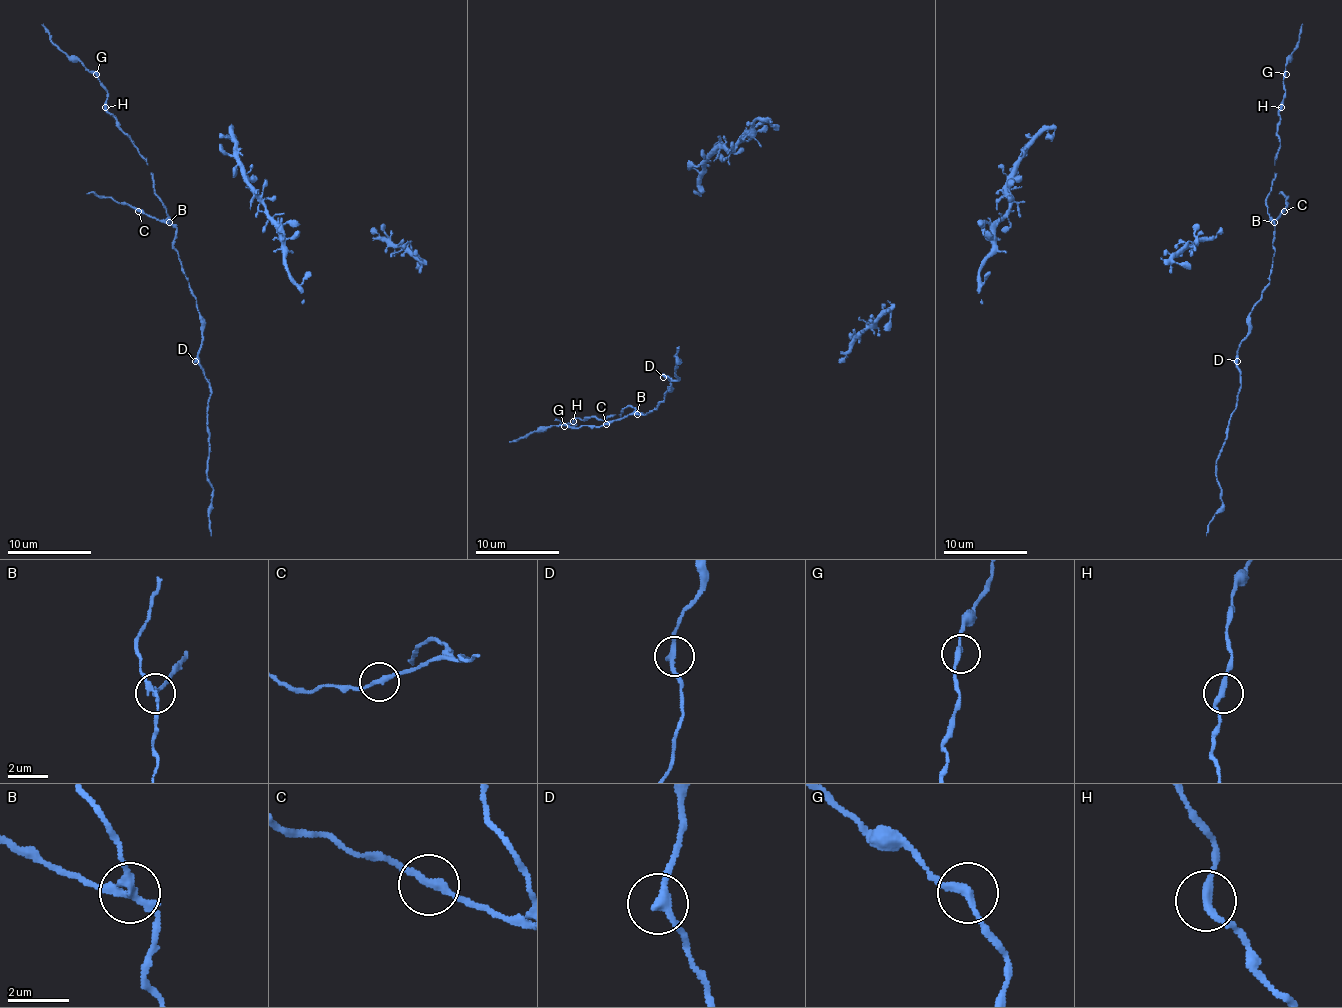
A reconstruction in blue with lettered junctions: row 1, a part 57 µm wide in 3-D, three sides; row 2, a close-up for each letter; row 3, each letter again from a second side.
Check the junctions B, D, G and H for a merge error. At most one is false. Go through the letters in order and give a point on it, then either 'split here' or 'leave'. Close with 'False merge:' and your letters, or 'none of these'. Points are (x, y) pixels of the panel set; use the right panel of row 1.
B: (1274, 222) | split here
D: (1237, 361) | leave
G: (1286, 74) | leave
H: (1281, 107) | leave
False merge: B

